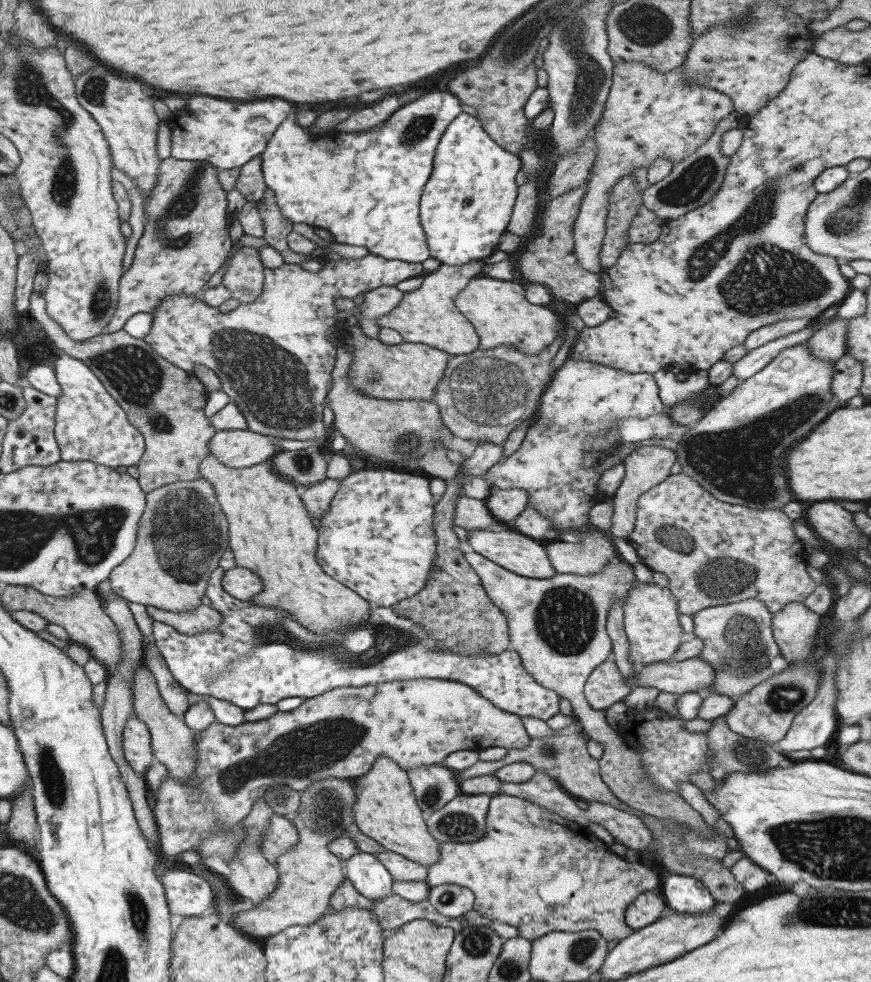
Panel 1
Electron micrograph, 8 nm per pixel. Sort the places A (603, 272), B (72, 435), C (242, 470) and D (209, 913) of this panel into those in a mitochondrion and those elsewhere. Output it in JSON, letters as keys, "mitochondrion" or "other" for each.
{"A":"other","B":"other","C":"other","D":"other"}

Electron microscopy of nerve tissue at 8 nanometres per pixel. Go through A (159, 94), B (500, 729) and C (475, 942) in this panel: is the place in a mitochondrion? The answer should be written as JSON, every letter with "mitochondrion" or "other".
{"A":"other","B":"other","C":"mitochondrion"}

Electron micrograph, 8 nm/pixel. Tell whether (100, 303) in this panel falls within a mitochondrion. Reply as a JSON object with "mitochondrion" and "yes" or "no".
{"mitochondrion":"yes"}

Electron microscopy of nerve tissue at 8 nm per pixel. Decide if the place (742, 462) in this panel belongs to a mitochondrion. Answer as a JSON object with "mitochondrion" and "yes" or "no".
{"mitochondrion":"yes"}

